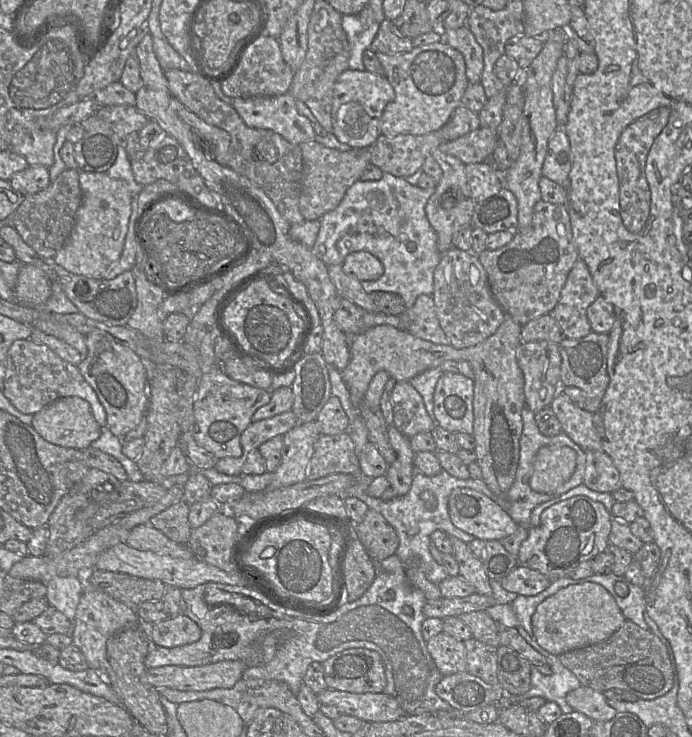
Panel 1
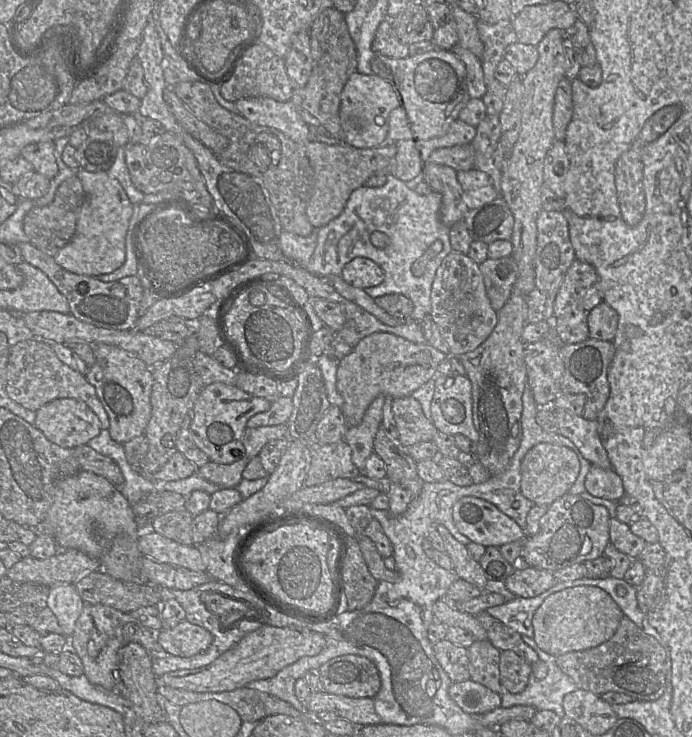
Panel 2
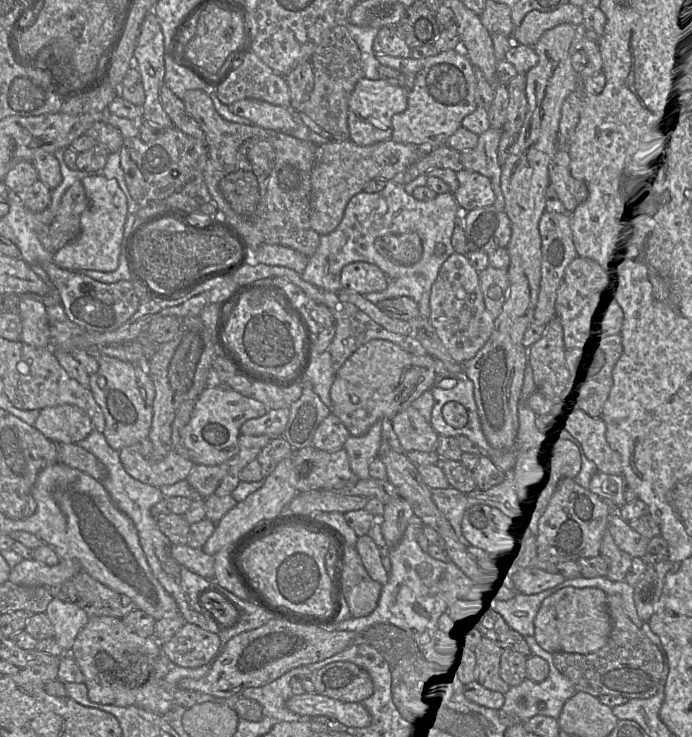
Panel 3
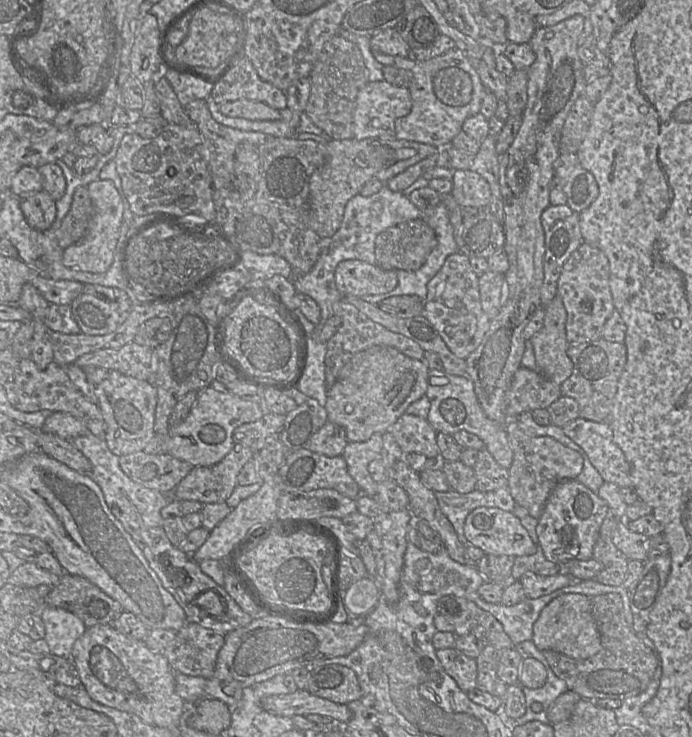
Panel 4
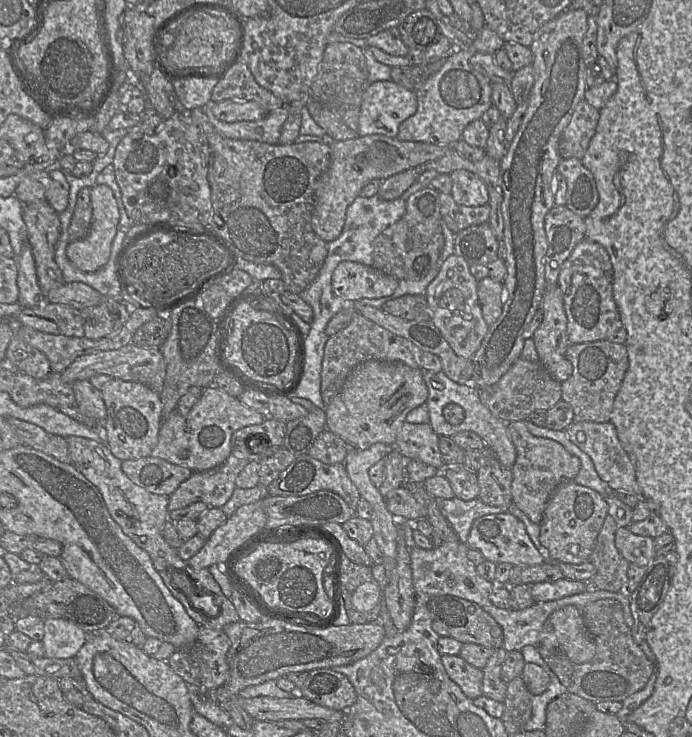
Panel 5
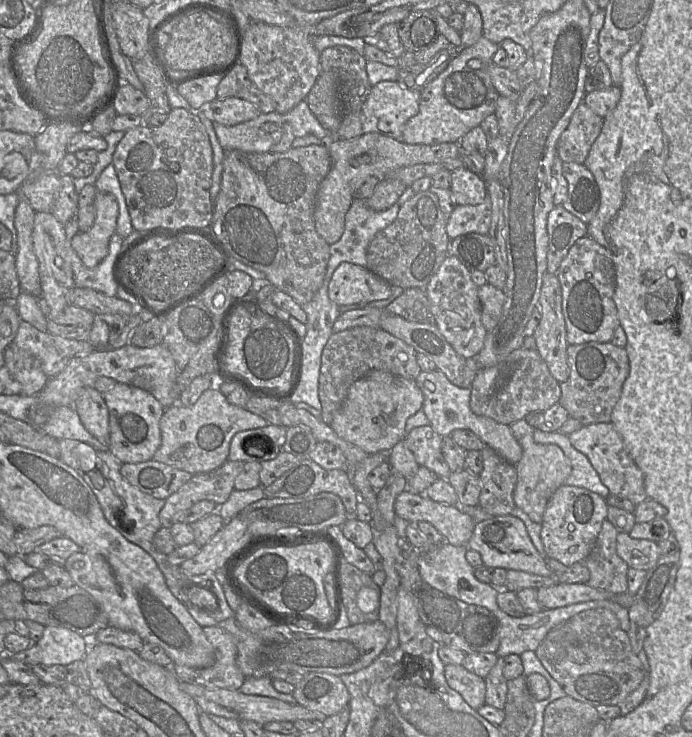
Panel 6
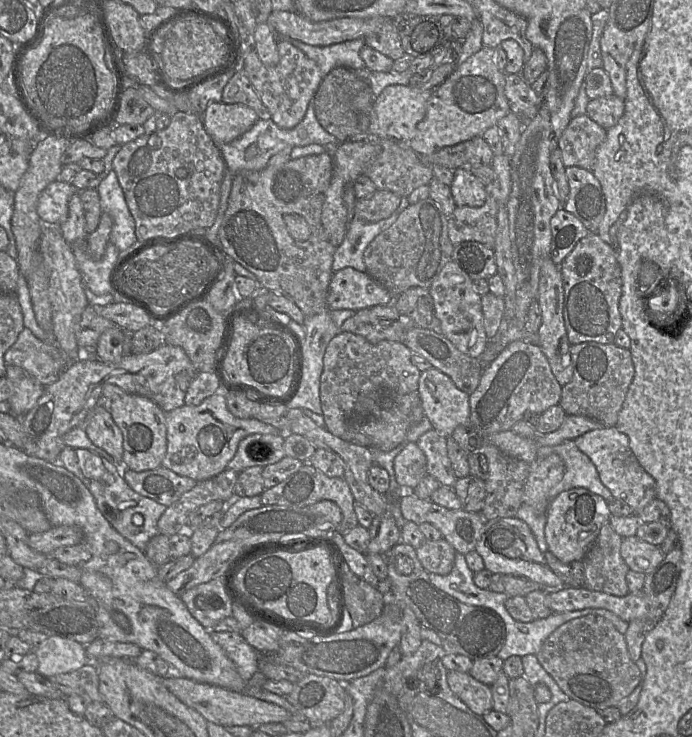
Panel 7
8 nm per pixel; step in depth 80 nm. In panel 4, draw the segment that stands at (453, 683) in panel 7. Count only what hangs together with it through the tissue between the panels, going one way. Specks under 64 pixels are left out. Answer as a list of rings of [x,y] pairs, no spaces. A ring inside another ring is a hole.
[[[456,648],[439,649],[436,655],[445,670],[460,687],[467,693],[477,687],[476,660],[463,654]]]

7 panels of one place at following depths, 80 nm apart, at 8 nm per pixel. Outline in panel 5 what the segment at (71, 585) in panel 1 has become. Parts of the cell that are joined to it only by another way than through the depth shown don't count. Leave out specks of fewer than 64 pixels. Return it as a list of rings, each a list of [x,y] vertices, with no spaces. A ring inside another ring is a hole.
[[[62,618],[44,619],[42,643],[48,658],[73,658],[83,646],[88,634],[73,622]]]

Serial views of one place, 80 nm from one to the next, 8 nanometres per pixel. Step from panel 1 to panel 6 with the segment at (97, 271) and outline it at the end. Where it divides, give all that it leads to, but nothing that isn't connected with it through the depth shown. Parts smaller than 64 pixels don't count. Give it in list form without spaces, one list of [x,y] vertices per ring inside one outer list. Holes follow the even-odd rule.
[[[97,192],[95,196],[96,217],[87,232],[78,232],[71,246],[87,268],[99,265],[108,255],[108,246],[116,233],[119,208],[115,196]]]

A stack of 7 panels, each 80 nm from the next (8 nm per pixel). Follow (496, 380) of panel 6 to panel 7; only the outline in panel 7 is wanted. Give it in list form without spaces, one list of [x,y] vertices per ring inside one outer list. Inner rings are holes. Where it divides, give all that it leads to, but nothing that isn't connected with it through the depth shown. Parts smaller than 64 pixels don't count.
[[[523,340],[508,344],[483,370],[477,389],[470,395],[469,427],[484,442],[492,435],[511,430],[526,411],[543,413],[559,404],[562,386],[539,345]]]

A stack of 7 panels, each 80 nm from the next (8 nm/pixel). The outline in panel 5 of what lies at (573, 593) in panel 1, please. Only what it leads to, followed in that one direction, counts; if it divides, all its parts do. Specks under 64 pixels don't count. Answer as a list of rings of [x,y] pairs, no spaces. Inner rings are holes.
[[[573,605],[553,612],[545,621],[539,644],[561,650],[572,662],[581,664],[593,659],[596,645],[583,621],[581,610]]]

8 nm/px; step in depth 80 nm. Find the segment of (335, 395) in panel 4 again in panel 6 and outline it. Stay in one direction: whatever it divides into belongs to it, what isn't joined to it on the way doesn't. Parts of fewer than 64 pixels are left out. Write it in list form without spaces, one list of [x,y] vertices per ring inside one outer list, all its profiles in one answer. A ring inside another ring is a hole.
[[[372,370],[350,387],[346,399],[336,410],[330,427],[343,440],[367,454],[390,452],[406,433],[406,422],[423,404],[423,393],[415,380],[383,370]]]

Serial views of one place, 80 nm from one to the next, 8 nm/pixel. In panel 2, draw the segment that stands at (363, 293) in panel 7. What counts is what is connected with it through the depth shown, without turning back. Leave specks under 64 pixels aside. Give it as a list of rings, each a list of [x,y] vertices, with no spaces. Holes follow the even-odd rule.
[[[356,257],[347,263],[343,267],[341,276],[345,282],[360,289],[378,286],[385,278],[381,267],[364,257]]]

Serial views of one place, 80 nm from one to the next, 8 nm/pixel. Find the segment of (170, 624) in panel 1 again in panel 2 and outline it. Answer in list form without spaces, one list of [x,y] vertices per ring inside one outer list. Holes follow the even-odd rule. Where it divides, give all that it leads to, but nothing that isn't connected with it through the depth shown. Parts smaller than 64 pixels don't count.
[[[184,619],[171,629],[161,628],[157,631],[156,640],[162,651],[188,658],[206,651],[213,641],[213,636],[205,628]]]

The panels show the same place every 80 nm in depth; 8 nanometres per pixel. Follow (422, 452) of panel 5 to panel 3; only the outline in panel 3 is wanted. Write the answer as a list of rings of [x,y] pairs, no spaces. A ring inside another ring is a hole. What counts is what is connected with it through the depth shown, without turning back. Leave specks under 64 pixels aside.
[[[411,405],[398,412],[391,422],[404,452],[437,450],[439,435],[430,422]]]

